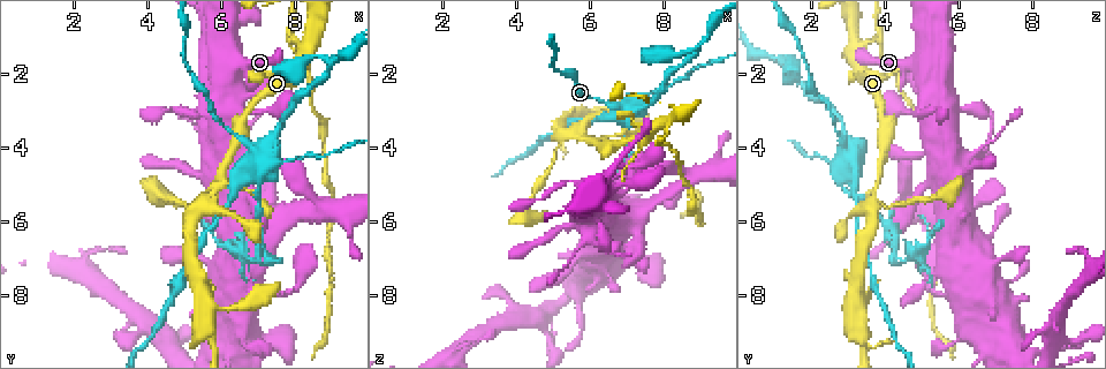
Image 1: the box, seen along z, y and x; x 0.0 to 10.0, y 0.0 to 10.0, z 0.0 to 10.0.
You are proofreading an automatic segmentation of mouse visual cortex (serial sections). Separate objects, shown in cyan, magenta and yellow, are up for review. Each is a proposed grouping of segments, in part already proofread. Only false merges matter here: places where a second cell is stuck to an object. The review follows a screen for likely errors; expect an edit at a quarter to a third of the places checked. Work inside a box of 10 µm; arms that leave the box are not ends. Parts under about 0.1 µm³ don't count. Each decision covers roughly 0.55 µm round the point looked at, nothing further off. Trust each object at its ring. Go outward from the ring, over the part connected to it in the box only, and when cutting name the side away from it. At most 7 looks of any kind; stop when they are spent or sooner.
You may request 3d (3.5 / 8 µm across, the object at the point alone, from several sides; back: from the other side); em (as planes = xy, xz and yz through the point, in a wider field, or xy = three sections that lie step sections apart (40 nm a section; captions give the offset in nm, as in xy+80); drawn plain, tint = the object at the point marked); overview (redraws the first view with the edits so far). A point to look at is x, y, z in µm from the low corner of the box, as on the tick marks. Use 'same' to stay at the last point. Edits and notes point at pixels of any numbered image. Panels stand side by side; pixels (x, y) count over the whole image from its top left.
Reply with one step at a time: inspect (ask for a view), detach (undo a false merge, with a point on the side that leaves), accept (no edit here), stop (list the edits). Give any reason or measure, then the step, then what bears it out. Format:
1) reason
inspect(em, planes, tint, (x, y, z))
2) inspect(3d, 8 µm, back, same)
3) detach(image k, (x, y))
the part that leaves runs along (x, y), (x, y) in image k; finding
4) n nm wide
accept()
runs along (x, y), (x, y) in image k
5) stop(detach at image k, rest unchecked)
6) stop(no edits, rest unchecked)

sharp bend
inspect(3d, 8 µm, (6.95, 4.20, 3.00))

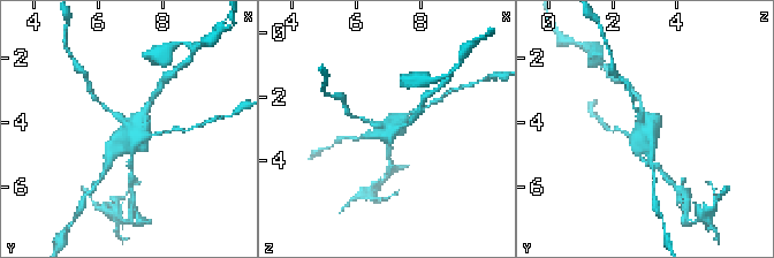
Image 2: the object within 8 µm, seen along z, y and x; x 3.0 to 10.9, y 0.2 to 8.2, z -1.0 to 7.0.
shape alone is not enough
inspect(em, xy, step 3, tint, same)

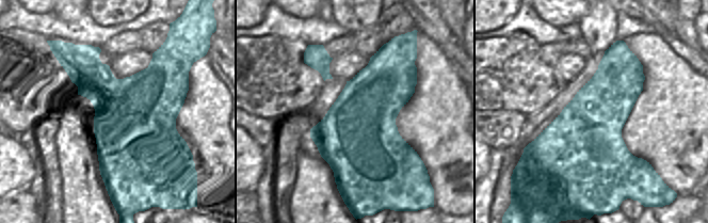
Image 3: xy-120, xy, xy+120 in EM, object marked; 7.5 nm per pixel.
detach(image 2, (114, 149))
the part that leaves runs along (128, 126), (127, 138), (106, 164) in image 2; two cells meet here

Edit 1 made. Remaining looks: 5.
two arms in line, one across
inspect(3d, 8 µm, (8.25, 1.40, 3.25))

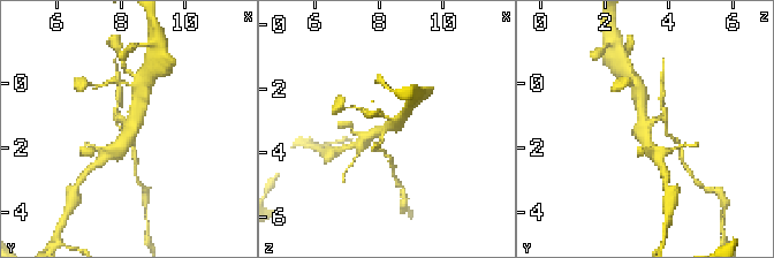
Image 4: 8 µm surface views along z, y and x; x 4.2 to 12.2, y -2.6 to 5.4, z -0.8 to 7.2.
inspect(3d, 3.5 µm, same)

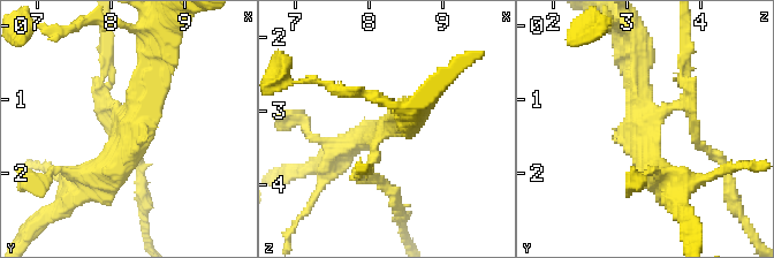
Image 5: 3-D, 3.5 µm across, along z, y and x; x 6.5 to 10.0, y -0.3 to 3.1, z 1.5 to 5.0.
3 arms; arms of 150, 300, 300 nm
inspect(em, xy, step 1, tint, (8.30, 1.40, 3.25))

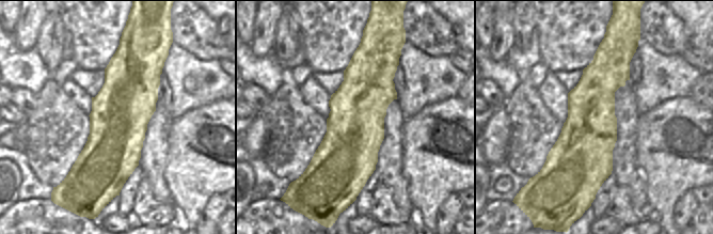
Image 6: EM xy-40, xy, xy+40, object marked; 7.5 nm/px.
detach(image 5, (683, 76))
a second cell is stuck on

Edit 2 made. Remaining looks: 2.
stop(detach at image 2, detach at image 5, rest unchecked)

